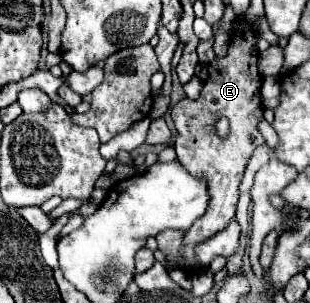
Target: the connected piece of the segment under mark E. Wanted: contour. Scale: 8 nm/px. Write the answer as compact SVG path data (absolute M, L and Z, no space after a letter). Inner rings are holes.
M239 23L237 25L237 33L231 39L227 57L223 59L215 59L209 63L209 79L203 83L203 91L199 95L199 99L191 101L191 99L181 99L173 109L171 109L171 117L175 121L177 127L177 141L175 141L175 151L177 151L177 159L179 163L191 171L191 175L195 177L203 177L207 179L207 191L209 191L209 205L203 217L199 217L191 229L185 233L185 241L183 241L183 259L175 259L175 263L169 261L169 269L175 267L185 267L191 265L191 259L195 259L195 243L207 241L211 235L223 231L223 227L229 225L229 221L235 217L235 209L237 209L237 199L239 199L239 183L243 179L243 171L247 167L249 157L253 155L253 149L257 145L263 143L261 133L257 131L257 121L263 115L263 105L261 105L261 75L257 69L257 35L253 33L251 25L247 23ZM219 117L227 117L231 121L231 133L227 139L219 139L215 135L215 119Z

